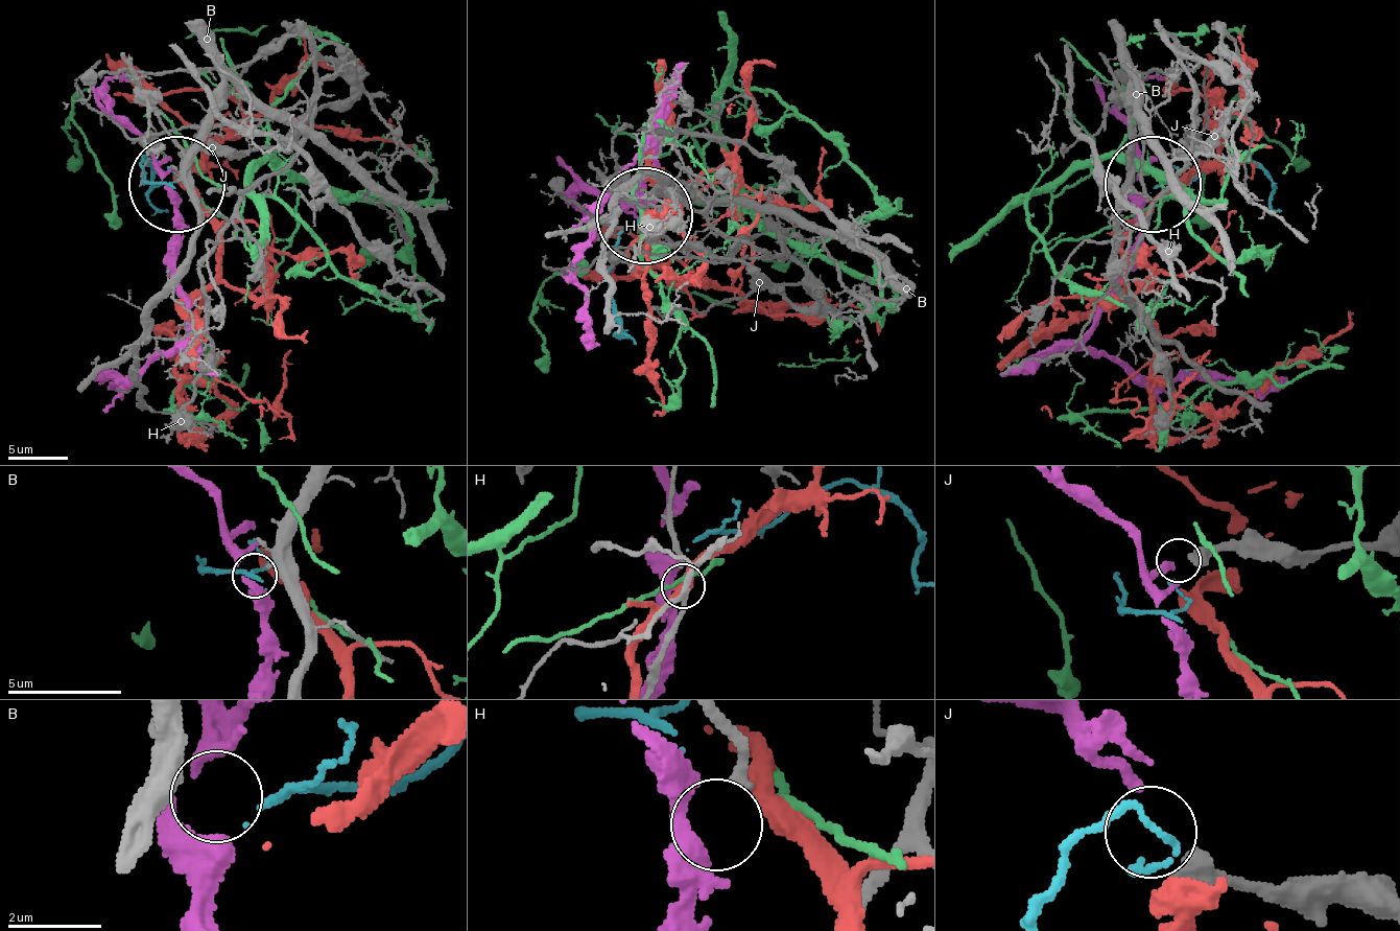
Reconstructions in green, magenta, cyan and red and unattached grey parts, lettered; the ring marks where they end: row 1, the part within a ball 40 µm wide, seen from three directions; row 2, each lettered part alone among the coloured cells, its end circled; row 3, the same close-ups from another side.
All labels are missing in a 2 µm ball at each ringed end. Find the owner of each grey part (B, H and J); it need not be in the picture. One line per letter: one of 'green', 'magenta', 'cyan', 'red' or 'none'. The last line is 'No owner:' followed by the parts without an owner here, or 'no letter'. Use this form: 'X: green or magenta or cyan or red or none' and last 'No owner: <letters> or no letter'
B: cyan
H: none
J: magenta
No owner: H

